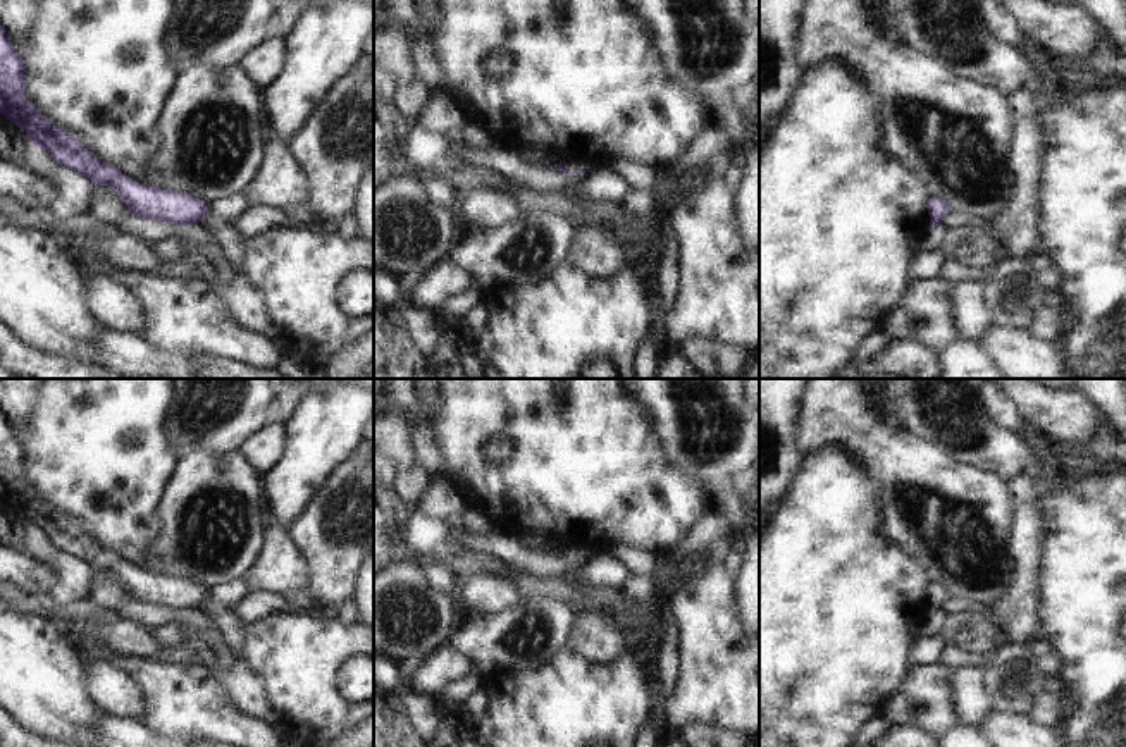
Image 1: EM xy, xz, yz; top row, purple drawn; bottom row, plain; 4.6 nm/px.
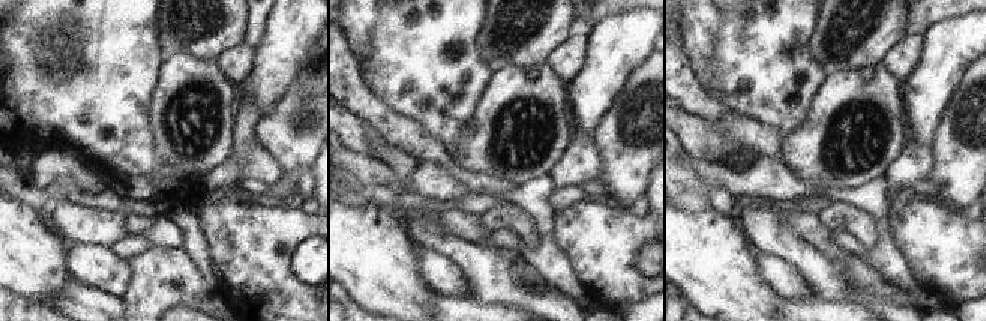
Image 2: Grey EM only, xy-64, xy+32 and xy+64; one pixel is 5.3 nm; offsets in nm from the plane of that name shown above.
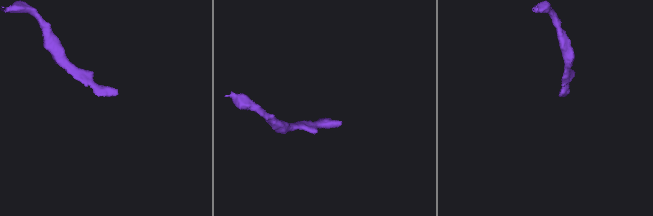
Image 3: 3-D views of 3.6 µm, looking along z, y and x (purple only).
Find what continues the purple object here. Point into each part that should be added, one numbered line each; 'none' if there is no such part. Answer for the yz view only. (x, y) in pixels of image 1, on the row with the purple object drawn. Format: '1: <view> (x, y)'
none

